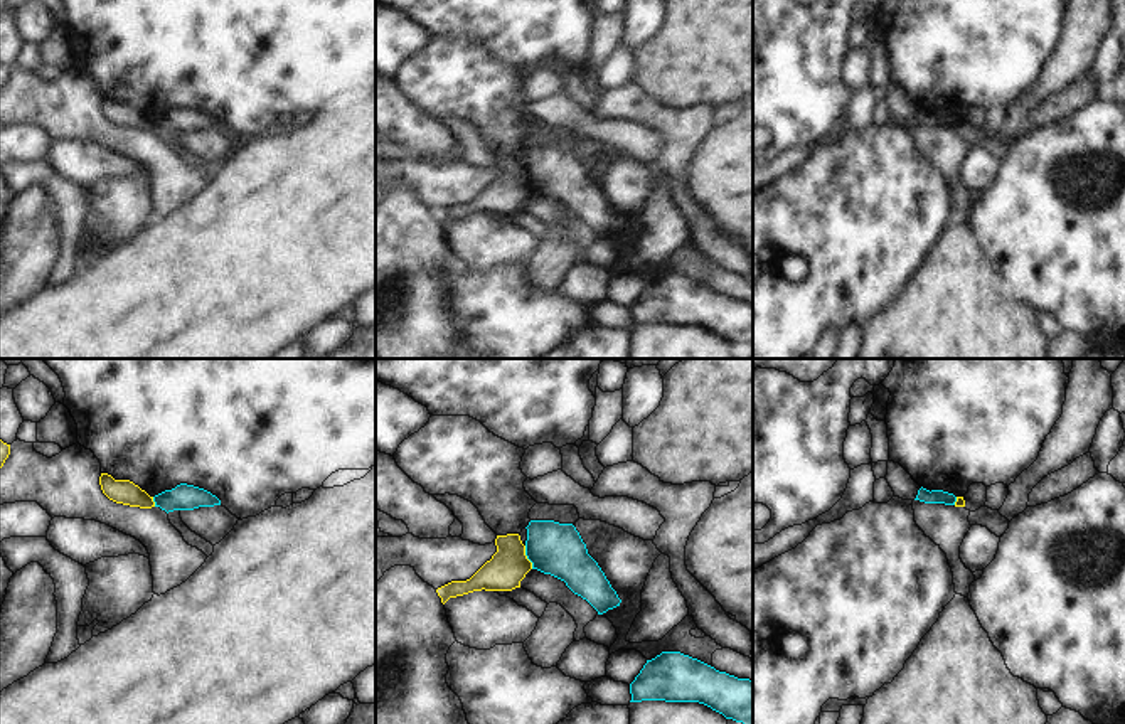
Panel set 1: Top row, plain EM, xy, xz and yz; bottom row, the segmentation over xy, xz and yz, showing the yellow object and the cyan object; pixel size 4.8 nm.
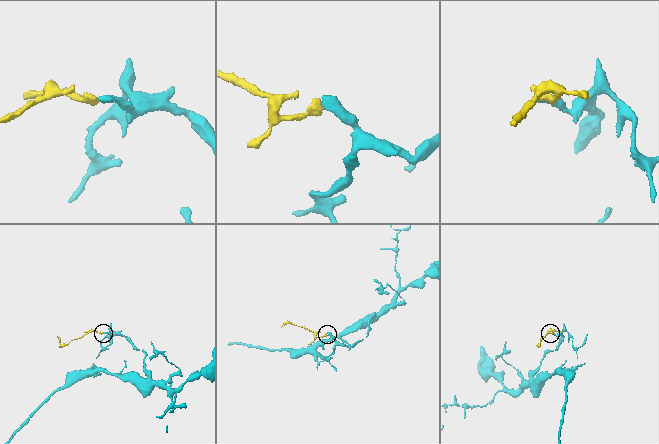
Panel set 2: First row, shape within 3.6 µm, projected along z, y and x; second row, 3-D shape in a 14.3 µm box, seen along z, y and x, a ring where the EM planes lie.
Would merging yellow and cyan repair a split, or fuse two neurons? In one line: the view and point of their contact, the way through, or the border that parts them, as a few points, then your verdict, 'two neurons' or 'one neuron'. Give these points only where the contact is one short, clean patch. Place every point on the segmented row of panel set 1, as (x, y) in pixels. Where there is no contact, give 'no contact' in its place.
meets yellow in xz at (526, 558); border along xz (524, 546), (524, 554), (533, 568); two neurons

